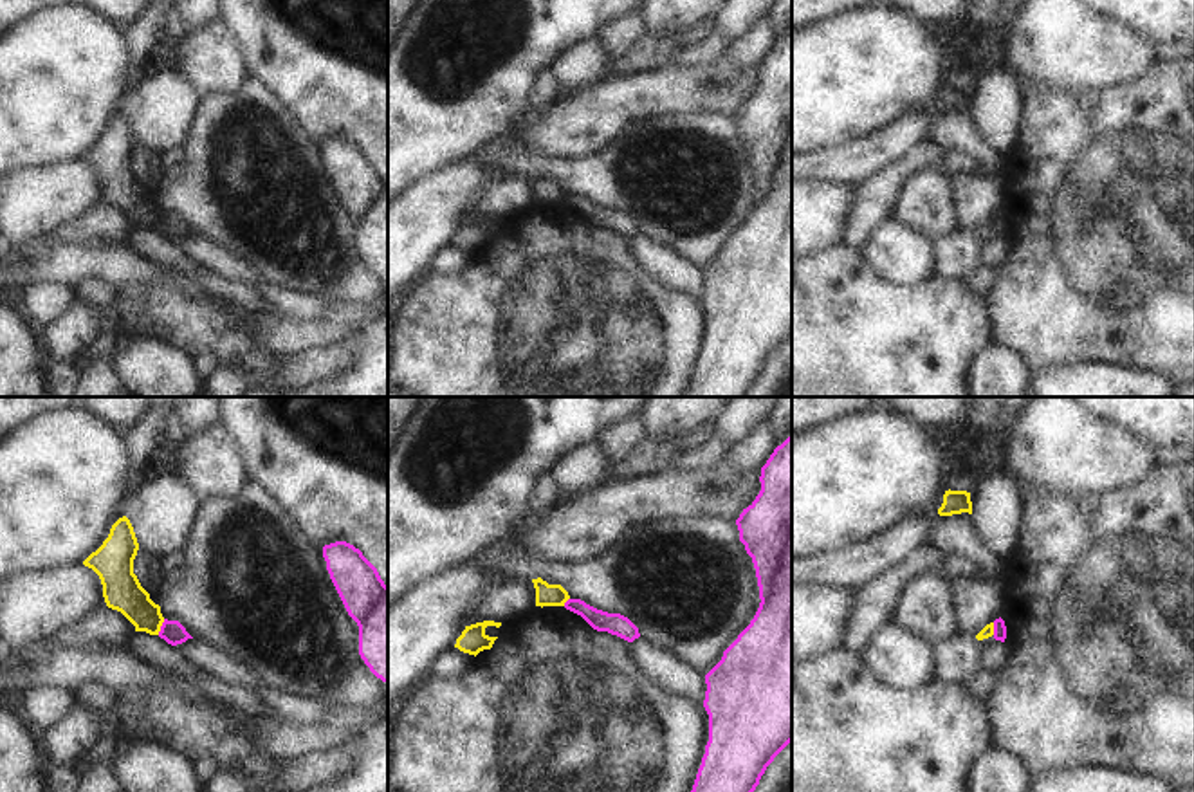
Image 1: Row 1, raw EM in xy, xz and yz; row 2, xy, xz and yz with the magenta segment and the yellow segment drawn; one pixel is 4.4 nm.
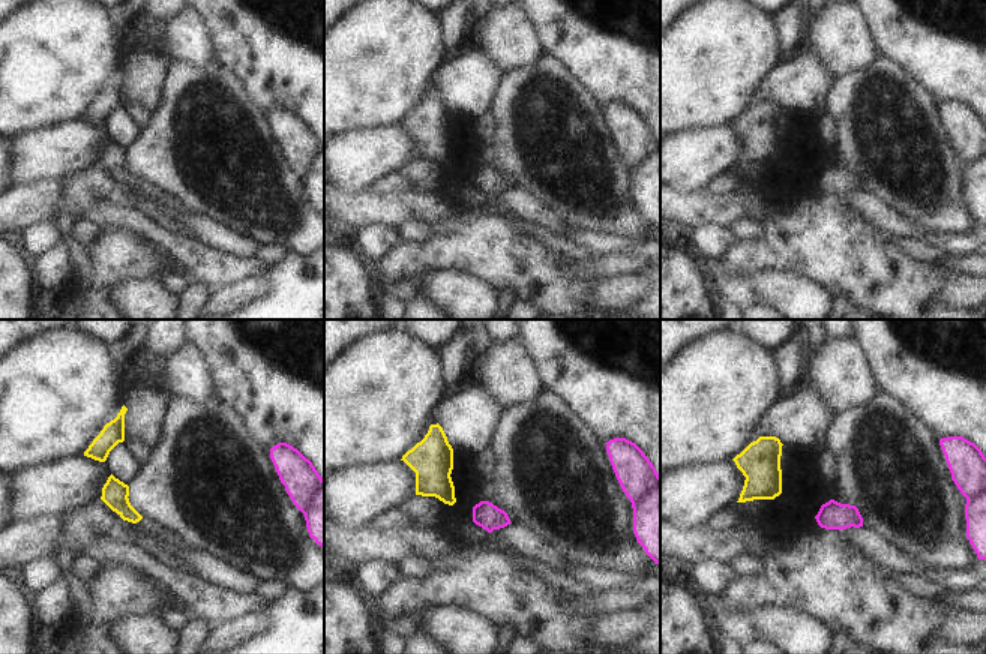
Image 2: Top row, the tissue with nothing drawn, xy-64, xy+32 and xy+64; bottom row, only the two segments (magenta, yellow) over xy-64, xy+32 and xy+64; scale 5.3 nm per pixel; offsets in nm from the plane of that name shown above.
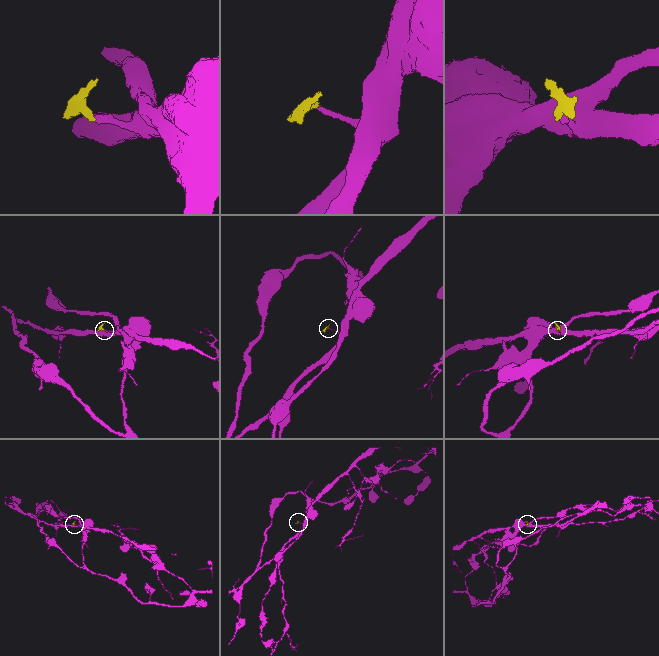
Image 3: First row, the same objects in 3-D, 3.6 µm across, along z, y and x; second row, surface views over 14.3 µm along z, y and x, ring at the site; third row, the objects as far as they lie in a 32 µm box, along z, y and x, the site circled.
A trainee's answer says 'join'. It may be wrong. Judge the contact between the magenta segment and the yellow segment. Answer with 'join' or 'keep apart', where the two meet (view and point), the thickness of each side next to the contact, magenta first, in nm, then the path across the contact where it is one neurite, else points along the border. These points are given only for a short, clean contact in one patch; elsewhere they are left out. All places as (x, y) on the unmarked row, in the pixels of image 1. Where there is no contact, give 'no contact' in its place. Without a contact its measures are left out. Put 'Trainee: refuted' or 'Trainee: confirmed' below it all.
keep apart; meets magenta in xy at (161, 222); 100 nm thick on the magenta side, 170 nm on the other; border along xy (165, 215), (157, 230)
Trainee: refuted

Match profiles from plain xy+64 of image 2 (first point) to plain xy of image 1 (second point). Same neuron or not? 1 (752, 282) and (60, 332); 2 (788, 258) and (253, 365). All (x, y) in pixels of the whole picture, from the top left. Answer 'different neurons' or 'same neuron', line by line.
1: different neurons
2: same neuron

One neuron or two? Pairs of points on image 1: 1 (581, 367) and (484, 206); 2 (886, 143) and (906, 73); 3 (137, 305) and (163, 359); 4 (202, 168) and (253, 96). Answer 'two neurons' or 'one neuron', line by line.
1: two neurons
2: two neurons
3: two neurons
4: one neuron

